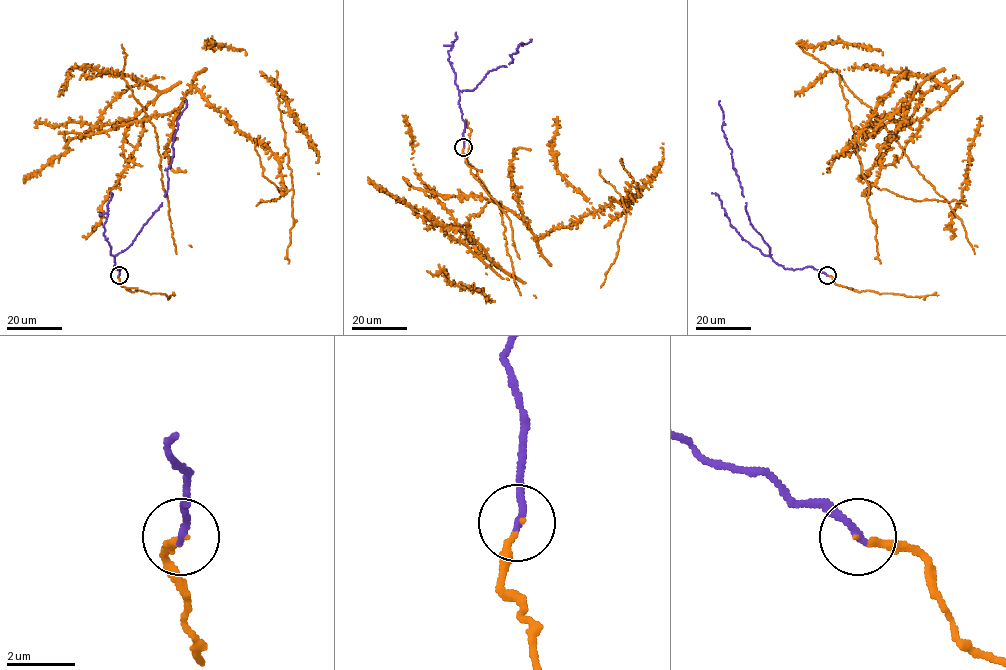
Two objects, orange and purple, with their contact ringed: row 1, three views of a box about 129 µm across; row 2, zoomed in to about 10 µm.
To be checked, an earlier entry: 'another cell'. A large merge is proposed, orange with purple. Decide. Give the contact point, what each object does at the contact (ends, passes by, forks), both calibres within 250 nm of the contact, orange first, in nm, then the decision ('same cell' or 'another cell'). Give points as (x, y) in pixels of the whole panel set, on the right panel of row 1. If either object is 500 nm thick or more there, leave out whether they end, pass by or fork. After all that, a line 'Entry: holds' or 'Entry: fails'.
(827, 275) | orange ends | purple ends | 160/240 nm | same cell
Entry: fails

